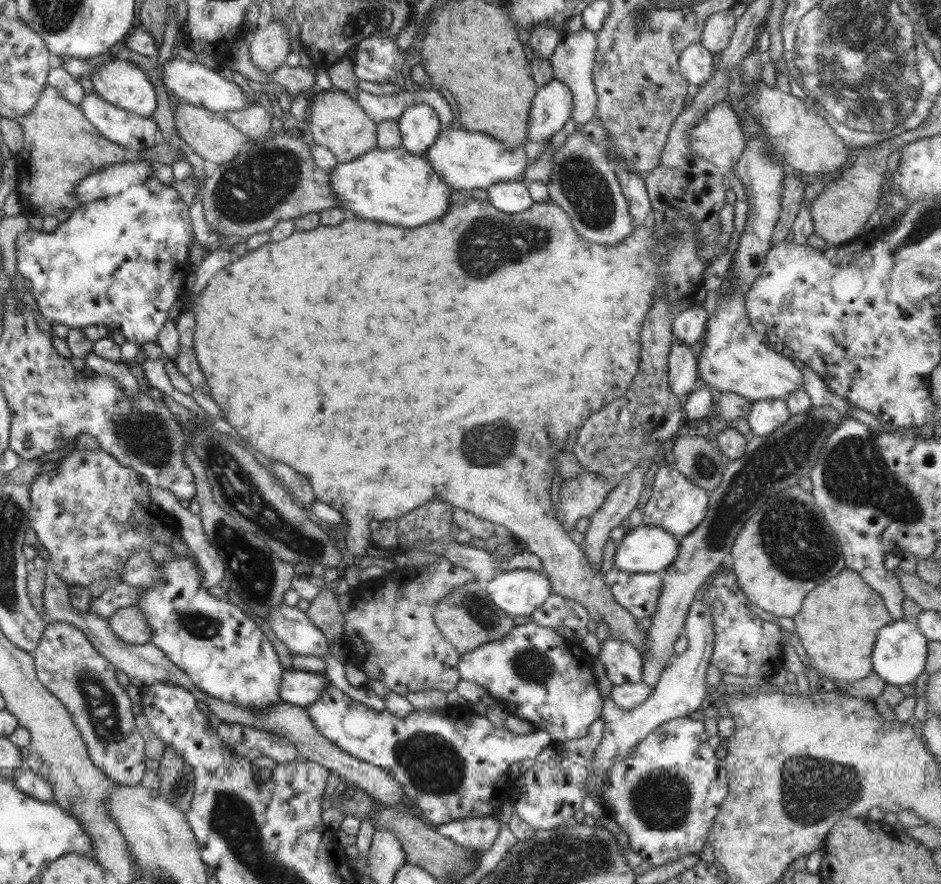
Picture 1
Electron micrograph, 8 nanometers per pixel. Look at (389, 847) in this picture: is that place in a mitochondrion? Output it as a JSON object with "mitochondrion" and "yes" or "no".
{"mitochondrion":"no"}

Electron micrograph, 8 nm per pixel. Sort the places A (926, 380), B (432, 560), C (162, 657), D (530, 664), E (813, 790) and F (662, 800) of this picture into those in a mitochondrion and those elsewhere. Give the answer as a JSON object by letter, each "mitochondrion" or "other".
{"A":"other","B":"other","C":"other","D":"mitochondrion","E":"mitochondrion","F":"mitochondrion"}

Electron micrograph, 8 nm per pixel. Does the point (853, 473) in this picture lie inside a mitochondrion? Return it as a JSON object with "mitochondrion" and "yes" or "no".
{"mitochondrion":"yes"}

